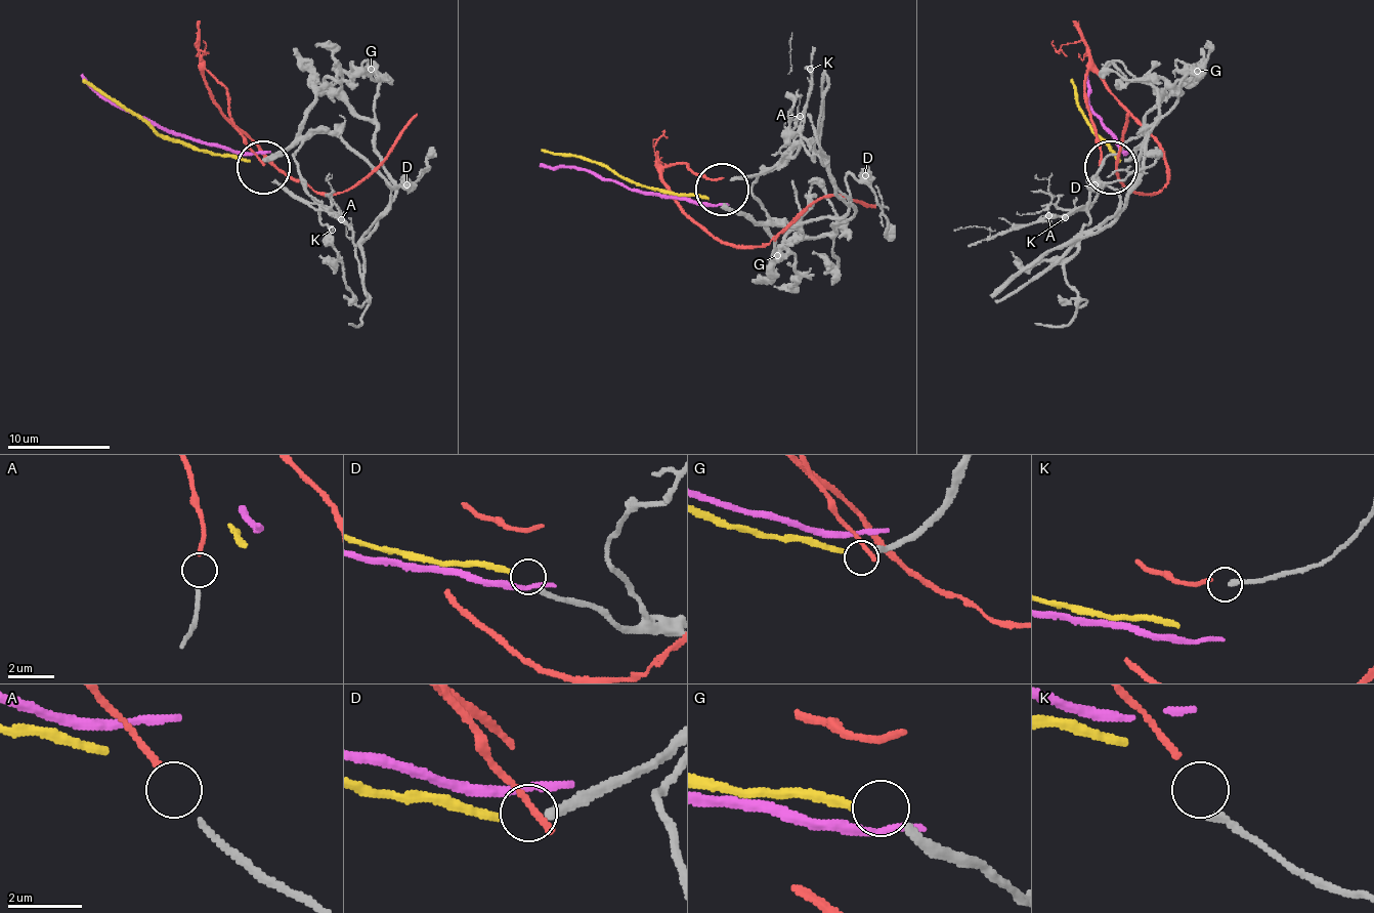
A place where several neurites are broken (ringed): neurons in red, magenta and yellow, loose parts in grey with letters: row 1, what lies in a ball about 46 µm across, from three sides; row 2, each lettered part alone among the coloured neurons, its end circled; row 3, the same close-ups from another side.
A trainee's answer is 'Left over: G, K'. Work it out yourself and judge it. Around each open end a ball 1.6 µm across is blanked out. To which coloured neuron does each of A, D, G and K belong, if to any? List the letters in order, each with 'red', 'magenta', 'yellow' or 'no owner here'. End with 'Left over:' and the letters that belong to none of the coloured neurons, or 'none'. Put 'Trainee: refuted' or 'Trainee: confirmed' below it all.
A: red
D: yellow
G: no owner here
K: no owner here
Left over: G, K
Trainee: confirmed

